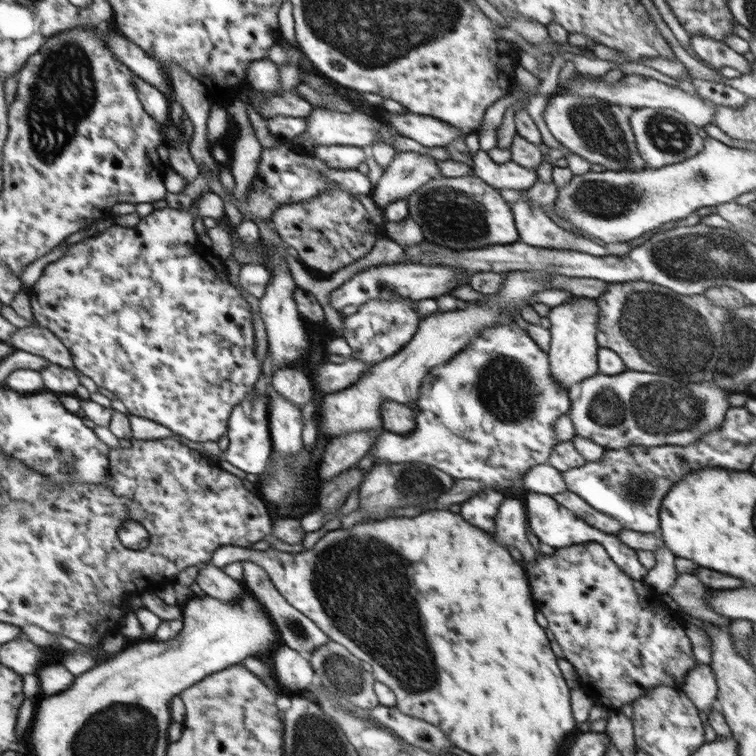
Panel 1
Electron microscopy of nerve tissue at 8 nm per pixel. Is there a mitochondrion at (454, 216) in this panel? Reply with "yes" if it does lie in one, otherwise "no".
yes

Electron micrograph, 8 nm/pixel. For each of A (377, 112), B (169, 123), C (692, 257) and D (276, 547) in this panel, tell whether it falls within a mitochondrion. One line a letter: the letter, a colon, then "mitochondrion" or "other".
A: other
B: other
C: mitochondrion
D: other

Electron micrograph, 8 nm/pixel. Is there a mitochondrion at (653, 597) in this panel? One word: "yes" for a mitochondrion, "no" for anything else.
no

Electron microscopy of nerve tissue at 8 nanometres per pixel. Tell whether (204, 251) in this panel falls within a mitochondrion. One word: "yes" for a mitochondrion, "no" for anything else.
no

